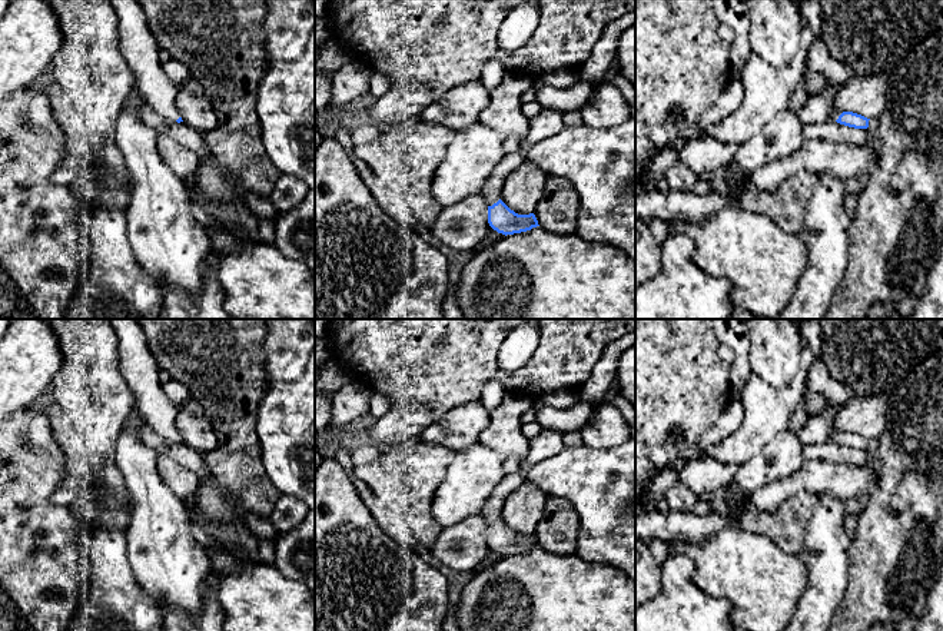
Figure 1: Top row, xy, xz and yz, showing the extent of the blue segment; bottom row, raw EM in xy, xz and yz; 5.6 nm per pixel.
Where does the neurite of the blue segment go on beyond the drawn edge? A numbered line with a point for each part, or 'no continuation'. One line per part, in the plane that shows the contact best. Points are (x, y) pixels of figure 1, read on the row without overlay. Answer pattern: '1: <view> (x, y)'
1: xz (548, 442)

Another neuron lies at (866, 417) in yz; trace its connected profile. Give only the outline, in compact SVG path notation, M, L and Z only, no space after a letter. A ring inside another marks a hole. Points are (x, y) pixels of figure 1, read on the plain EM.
M889 392L856 398L840 406L834 428L841 432L853 432L867 439L877 439L886 426Z

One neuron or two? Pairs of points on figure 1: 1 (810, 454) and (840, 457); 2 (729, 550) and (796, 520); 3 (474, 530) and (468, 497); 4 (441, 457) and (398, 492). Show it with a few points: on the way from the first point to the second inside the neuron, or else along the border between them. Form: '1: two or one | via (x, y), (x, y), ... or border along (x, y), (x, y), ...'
1: one | via (817, 452), (833, 452)
2: two | border along (737, 524), (766, 535), (792, 553)
3: two | border along (478, 514), (442, 528)
4: one | via (431, 461), (408, 482)

